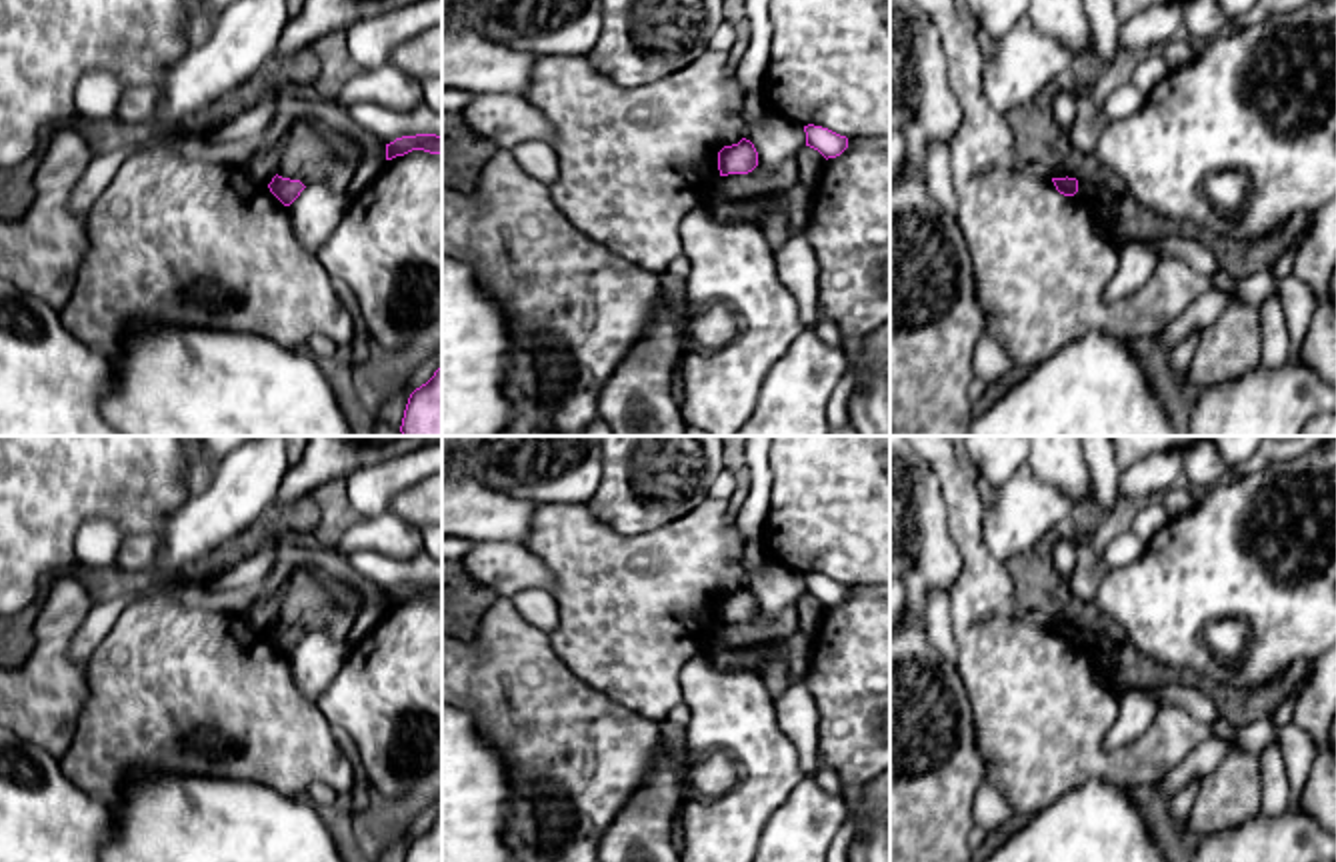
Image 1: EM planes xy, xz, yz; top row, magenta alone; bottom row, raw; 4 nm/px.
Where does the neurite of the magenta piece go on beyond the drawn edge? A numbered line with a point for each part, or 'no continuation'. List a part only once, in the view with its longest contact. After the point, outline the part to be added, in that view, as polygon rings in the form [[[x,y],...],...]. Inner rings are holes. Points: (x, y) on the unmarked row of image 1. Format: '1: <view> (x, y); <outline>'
no continuation

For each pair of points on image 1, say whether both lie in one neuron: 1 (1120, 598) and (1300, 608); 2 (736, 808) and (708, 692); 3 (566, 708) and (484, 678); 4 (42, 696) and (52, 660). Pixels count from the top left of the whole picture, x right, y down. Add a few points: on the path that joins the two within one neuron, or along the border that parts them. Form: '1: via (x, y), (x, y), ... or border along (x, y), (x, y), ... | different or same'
1: via (1164, 598), (1256, 598) | same
2: via (752, 780), (752, 738), (736, 720) | same
3: via (546, 708), (536, 708), (504, 678) | same
4: via (50, 688), (50, 668) | same

